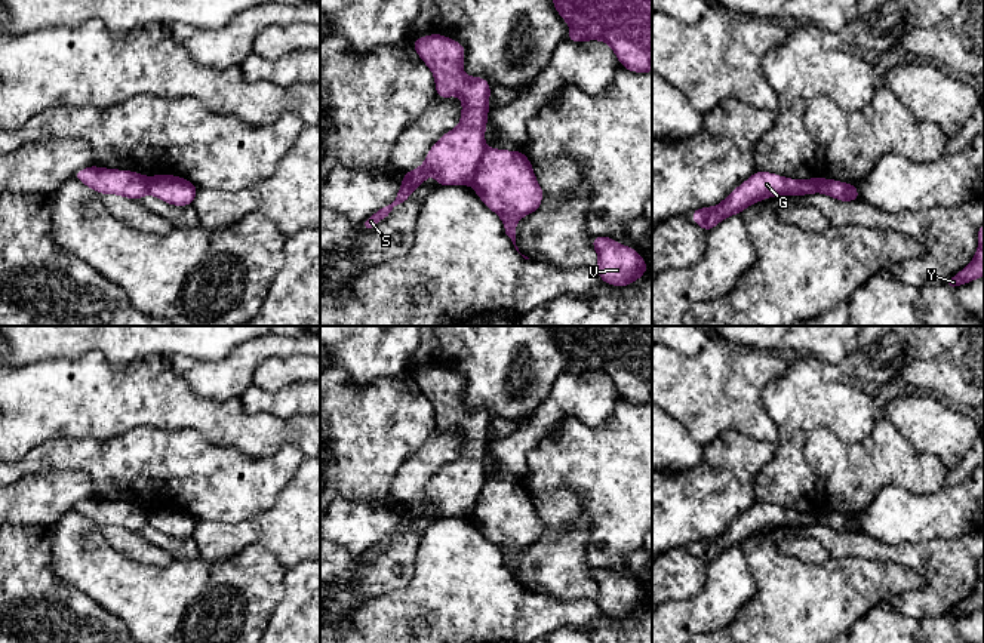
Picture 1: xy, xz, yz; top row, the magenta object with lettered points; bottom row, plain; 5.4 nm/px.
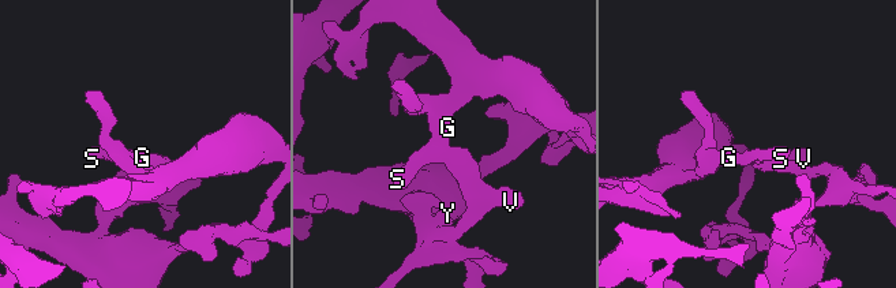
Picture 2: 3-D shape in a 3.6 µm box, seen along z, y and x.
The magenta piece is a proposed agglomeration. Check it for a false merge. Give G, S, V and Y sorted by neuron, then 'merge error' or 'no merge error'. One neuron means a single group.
groups G S / V Y; merge error

